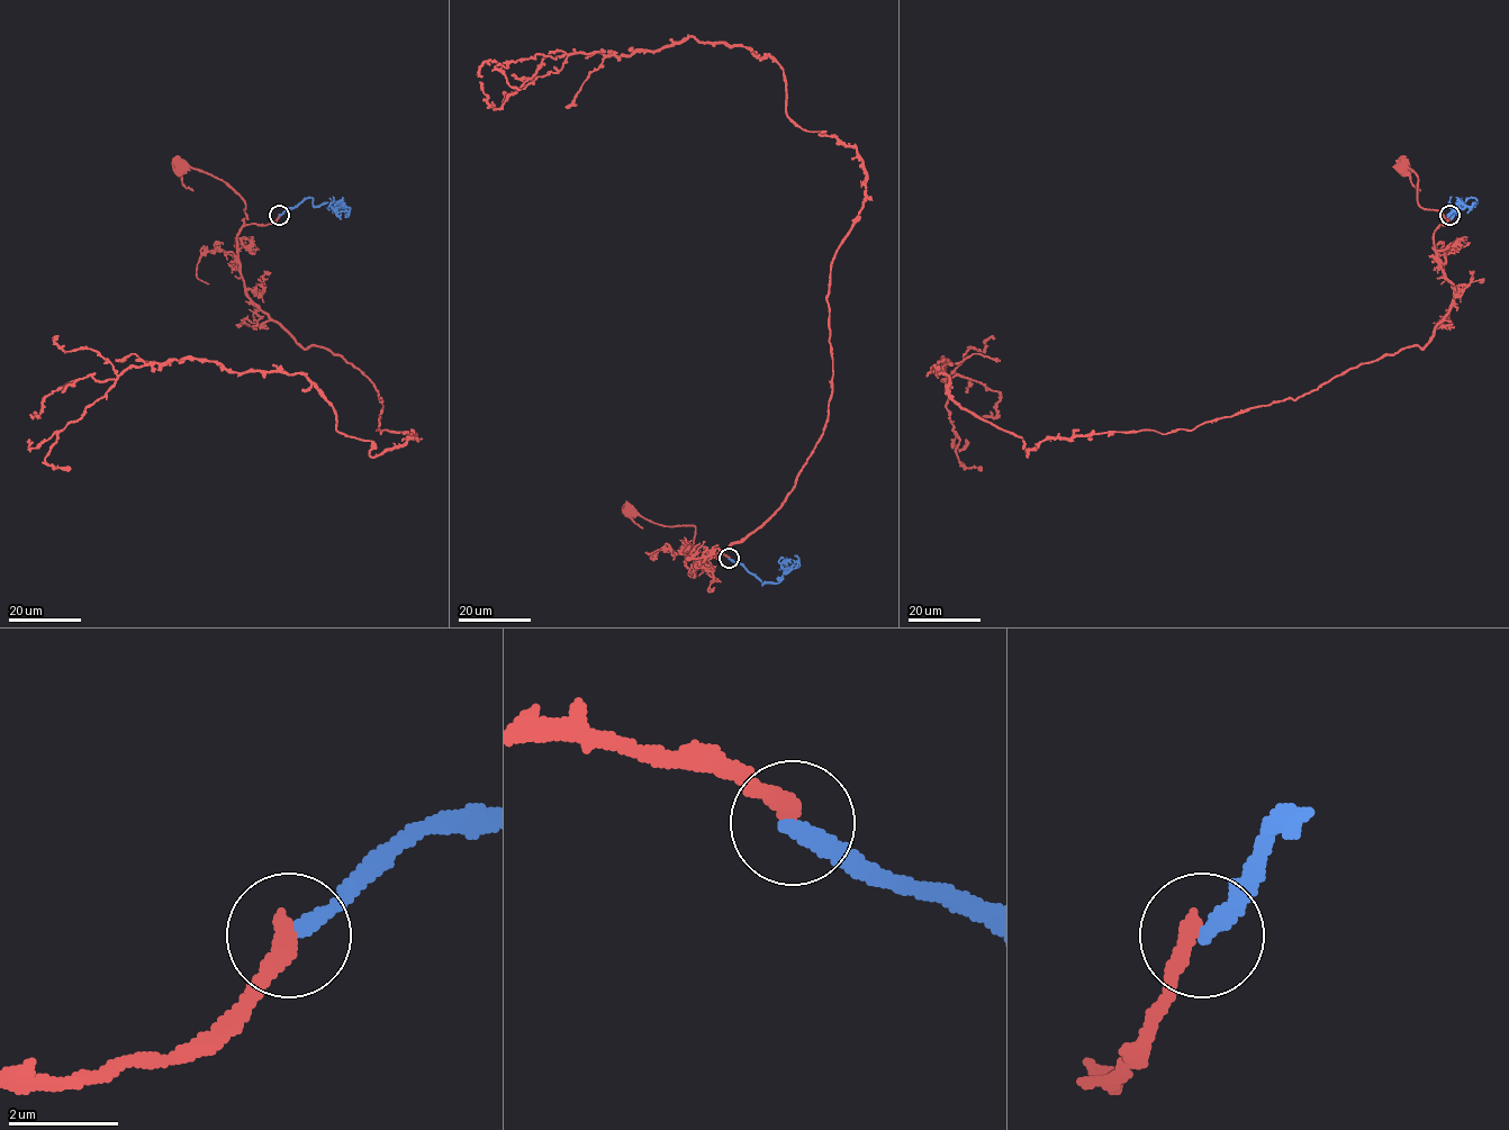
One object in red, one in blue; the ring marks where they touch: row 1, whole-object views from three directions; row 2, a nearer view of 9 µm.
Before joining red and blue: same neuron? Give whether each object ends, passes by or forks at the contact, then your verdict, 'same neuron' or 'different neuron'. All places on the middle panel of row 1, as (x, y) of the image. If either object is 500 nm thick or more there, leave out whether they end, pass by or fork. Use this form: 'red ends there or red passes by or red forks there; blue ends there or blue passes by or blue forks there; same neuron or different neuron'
red ends there; blue ends there; different neuron

